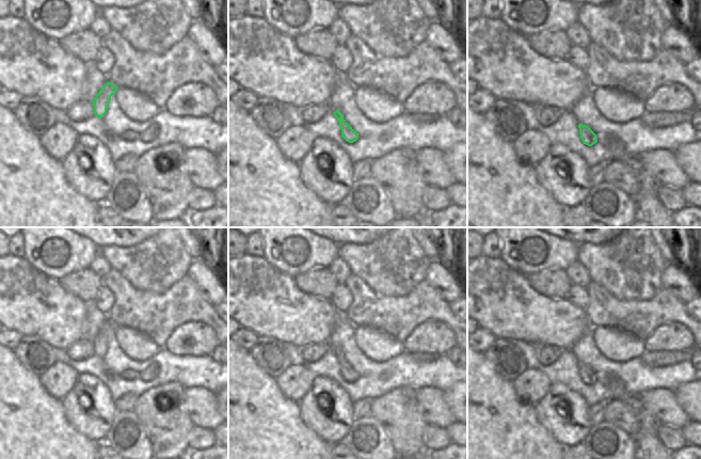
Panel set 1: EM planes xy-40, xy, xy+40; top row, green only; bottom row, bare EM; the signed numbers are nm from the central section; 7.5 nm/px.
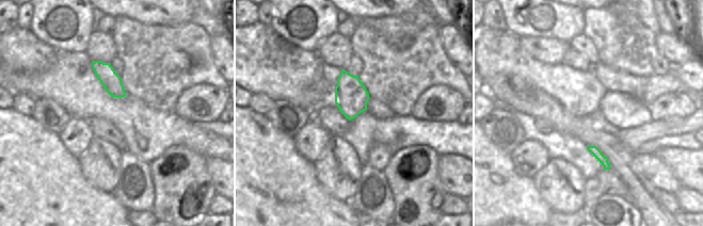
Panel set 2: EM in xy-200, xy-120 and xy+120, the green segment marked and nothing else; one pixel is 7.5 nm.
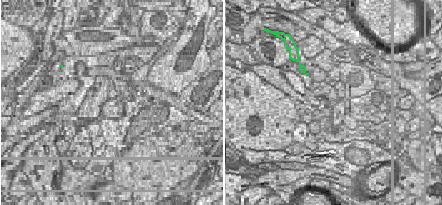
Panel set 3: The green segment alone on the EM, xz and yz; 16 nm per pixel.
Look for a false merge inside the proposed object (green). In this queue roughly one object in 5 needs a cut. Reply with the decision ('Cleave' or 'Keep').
Keep.

